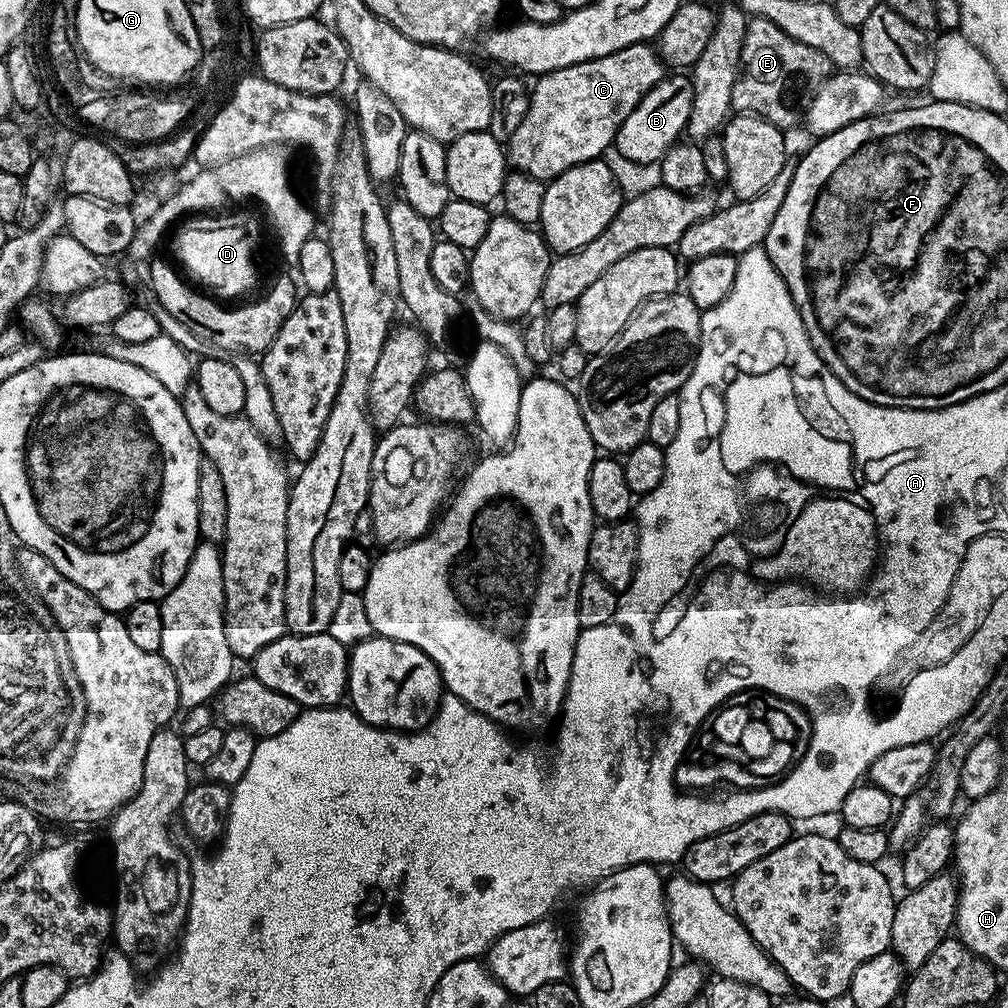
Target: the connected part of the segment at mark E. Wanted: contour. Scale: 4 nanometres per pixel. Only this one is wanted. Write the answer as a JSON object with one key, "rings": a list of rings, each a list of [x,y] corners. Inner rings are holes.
{"rings":[[[761,16],[749,19],[746,42],[742,46],[740,77],[734,82],[732,106],[737,113],[760,116],[781,130],[803,121],[814,94],[832,75],[832,63],[814,46],[806,46],[790,34],[778,30],[774,22]]]}

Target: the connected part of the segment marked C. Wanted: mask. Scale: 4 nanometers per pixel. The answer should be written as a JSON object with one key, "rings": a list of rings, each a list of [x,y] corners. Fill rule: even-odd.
{"rings":[[[651,43],[631,44],[609,56],[587,60],[562,70],[543,73],[537,84],[531,85],[530,110],[522,118],[514,138],[506,145],[506,160],[515,171],[525,172],[534,178],[551,182],[566,170],[587,160],[598,160],[607,148],[613,147],[616,131],[626,122],[626,118],[638,106],[638,102],[666,75],[666,65],[659,51]]]}

